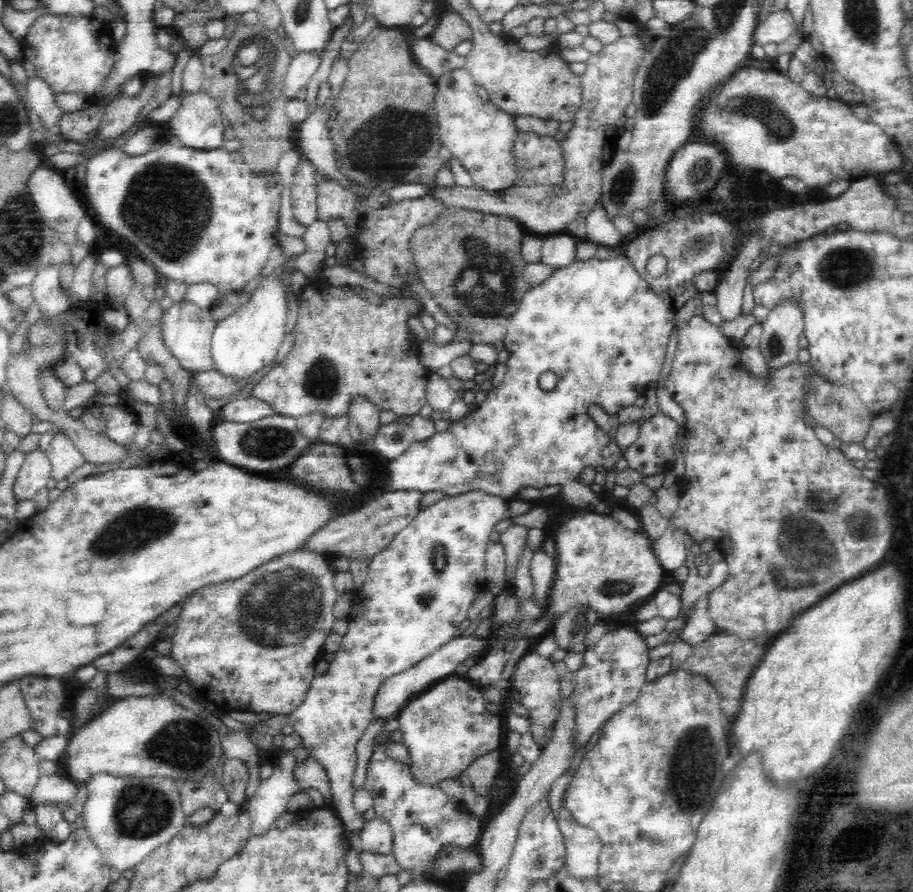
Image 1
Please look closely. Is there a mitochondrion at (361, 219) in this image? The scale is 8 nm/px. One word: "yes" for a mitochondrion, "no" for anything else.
no

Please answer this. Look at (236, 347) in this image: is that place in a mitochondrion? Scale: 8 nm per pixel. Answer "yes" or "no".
no

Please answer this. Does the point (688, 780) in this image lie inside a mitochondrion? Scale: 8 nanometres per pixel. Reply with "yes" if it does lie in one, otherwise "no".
yes

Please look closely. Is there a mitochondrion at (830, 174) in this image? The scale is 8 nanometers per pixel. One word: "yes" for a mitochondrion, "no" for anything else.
no

